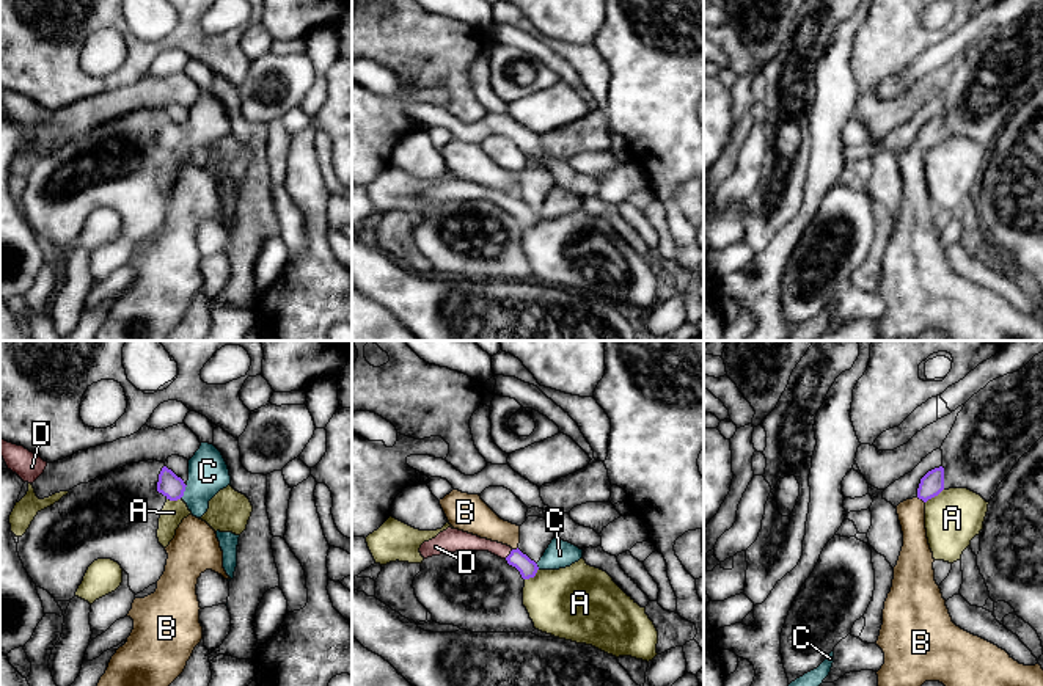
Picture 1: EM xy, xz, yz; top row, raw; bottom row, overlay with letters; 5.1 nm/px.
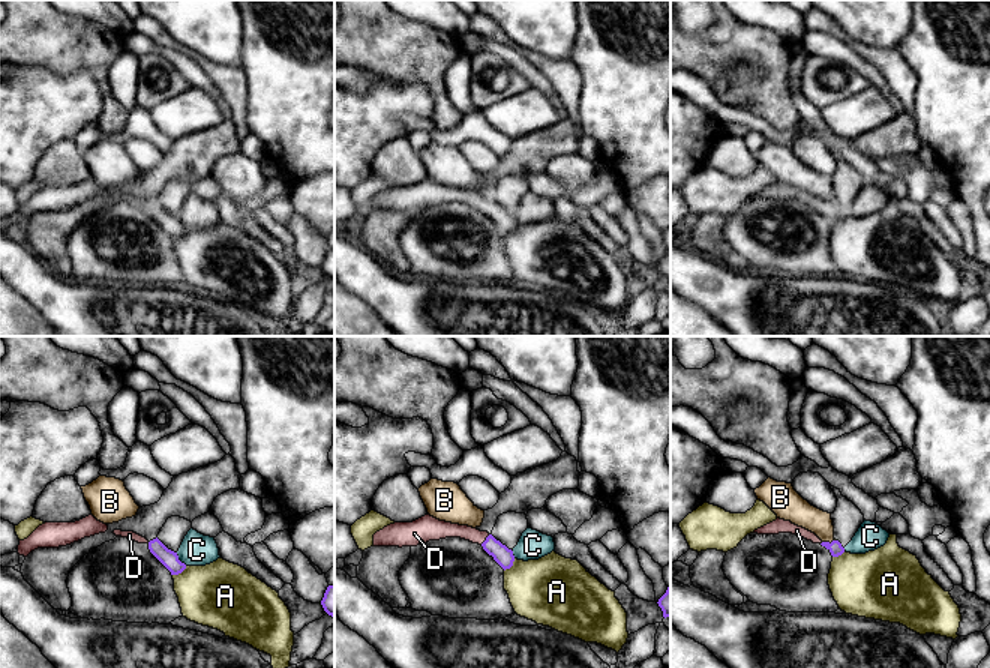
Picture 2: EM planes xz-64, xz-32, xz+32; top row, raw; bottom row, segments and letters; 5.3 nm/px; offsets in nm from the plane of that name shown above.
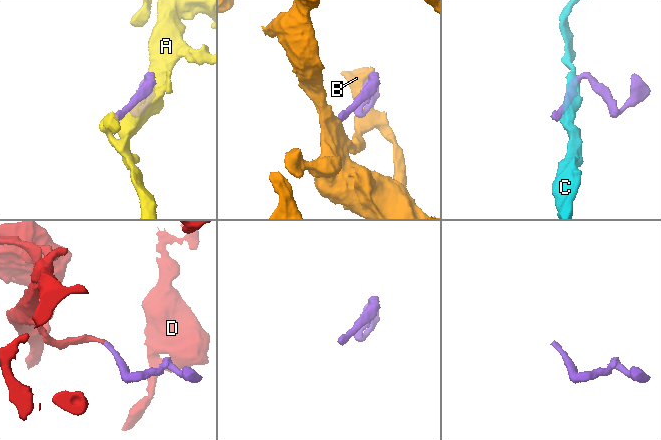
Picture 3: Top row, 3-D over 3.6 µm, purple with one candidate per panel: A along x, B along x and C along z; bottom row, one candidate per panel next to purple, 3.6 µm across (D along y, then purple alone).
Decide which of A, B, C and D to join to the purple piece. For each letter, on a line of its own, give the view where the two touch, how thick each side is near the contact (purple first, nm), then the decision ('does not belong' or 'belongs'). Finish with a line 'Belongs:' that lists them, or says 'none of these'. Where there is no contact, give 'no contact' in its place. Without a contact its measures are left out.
A: meets purple in yz; 120 nm thick on the purple side, 280 nm on the other; does not belong
B: meets purple in yz; 120 nm thick on the purple side, 140 nm on the other; does not belong
C: meets purple in xy; 120 nm thick on the purple side, 200 nm on the other; does not belong
D: meets purple in xz; 90 nm thick on the purple side, 100 nm on the other; belongs
Belongs: D

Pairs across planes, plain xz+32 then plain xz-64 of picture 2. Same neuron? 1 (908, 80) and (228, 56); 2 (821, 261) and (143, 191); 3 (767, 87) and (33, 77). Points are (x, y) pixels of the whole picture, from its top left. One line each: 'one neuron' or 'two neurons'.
1: two neurons
2: two neurons
3: two neurons

